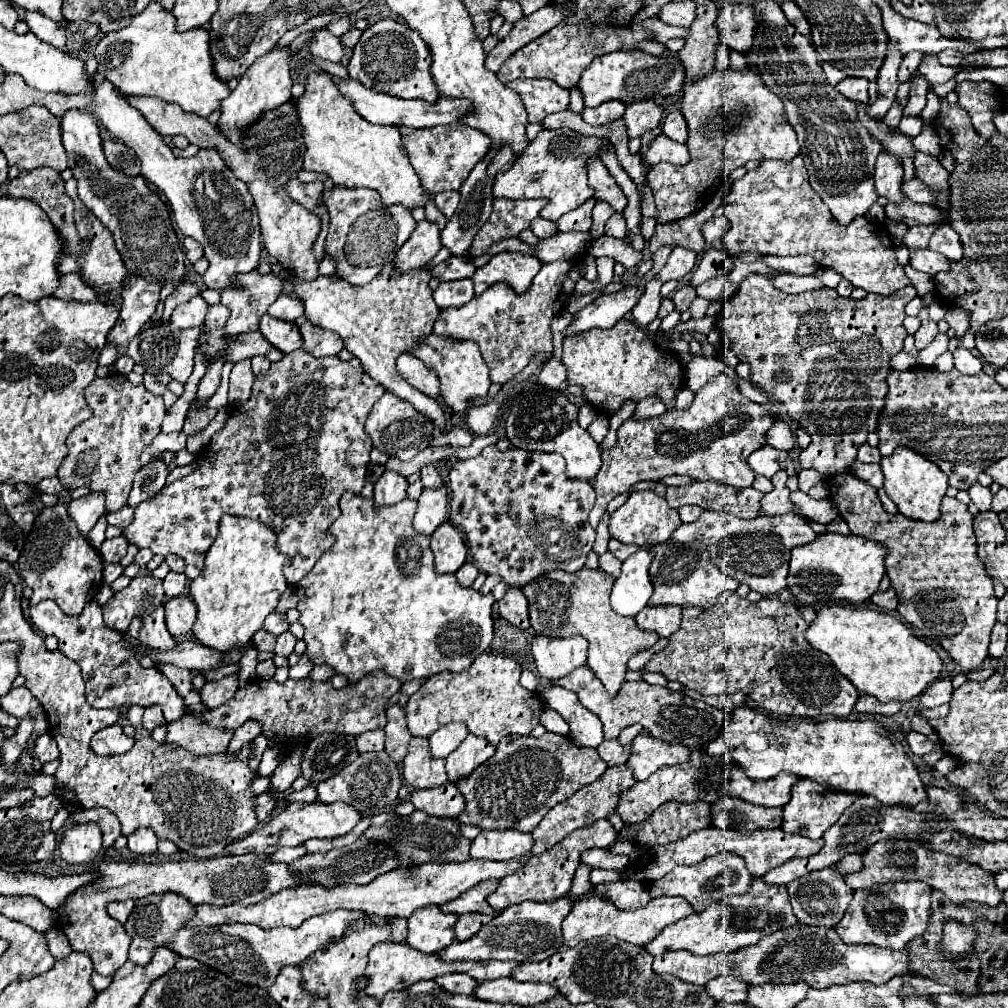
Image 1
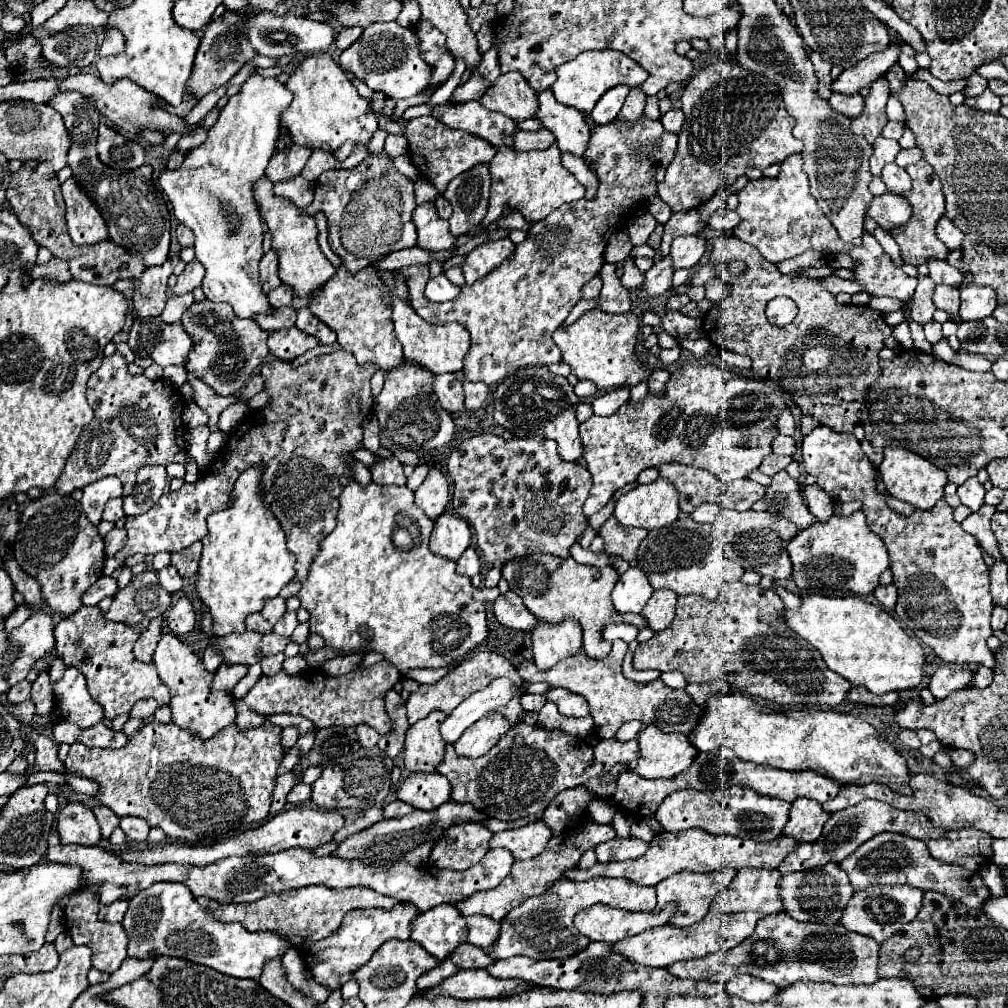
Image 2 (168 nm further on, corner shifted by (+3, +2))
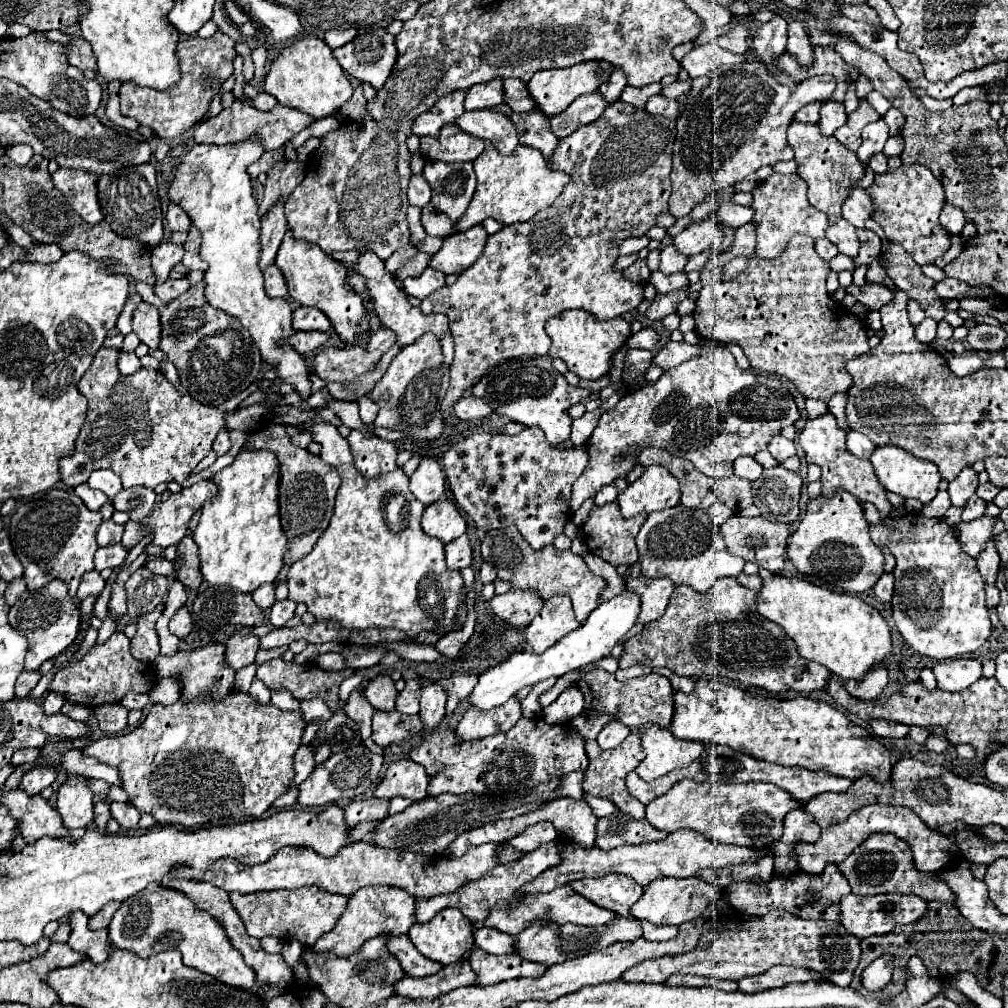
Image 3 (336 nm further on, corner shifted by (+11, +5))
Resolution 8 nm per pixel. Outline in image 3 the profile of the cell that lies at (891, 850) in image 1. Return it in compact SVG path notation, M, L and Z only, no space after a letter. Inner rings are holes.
M873 833L847 857L837 865L837 869L847 877L851 891L857 895L877 895L877 893L905 893L905 895L917 895L925 901L941 901L941 903L953 903L955 893L947 889L945 881L939 881L935 873L919 873L915 869L915 861L911 855L911 847L893 833Z

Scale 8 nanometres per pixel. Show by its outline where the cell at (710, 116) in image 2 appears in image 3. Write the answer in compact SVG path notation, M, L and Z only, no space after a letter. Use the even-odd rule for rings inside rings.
M759 61L743 63L741 69L719 67L693 79L683 111L677 117L669 213L683 217L709 193L739 183L763 165L793 159L793 149L785 137L789 121L803 105L829 99L835 85L835 77L817 75L791 91L779 85Z

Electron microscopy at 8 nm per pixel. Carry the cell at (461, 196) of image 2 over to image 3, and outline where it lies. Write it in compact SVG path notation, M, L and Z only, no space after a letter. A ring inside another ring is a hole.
M427 161L423 177L433 189L431 203L439 211L443 211L453 223L457 223L457 219L467 211L475 193L473 163Z

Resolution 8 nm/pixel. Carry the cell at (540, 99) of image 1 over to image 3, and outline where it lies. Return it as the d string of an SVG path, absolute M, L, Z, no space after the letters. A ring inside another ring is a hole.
M495 77L487 83L479 83L473 85L467 91L467 99L465 99L465 109L473 111L473 109L489 109L489 107L497 107L505 103L503 97L503 79Z

